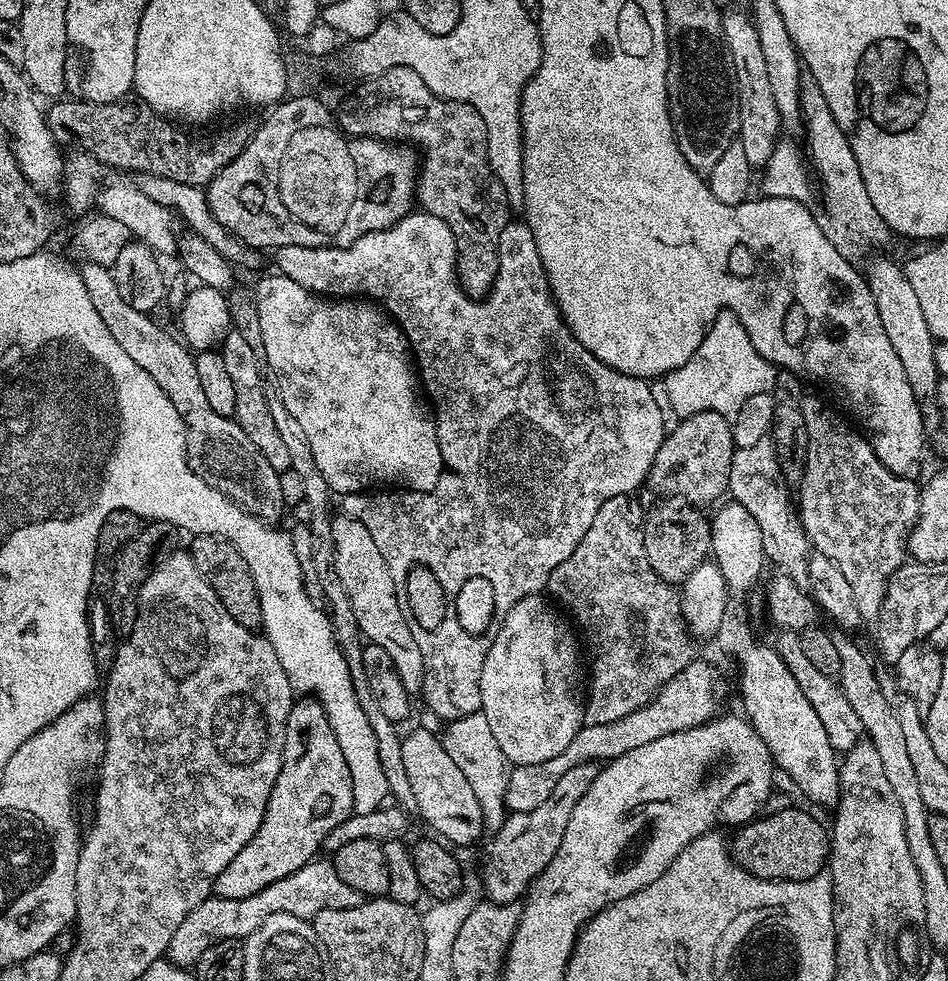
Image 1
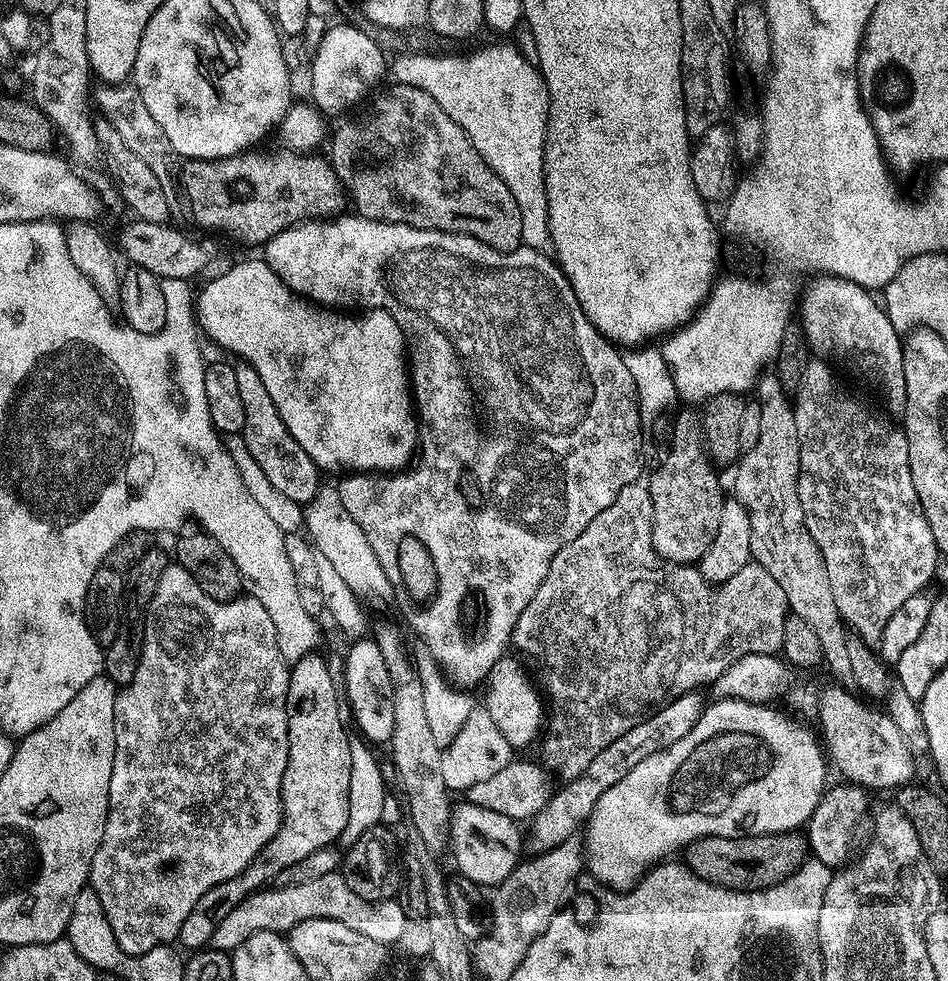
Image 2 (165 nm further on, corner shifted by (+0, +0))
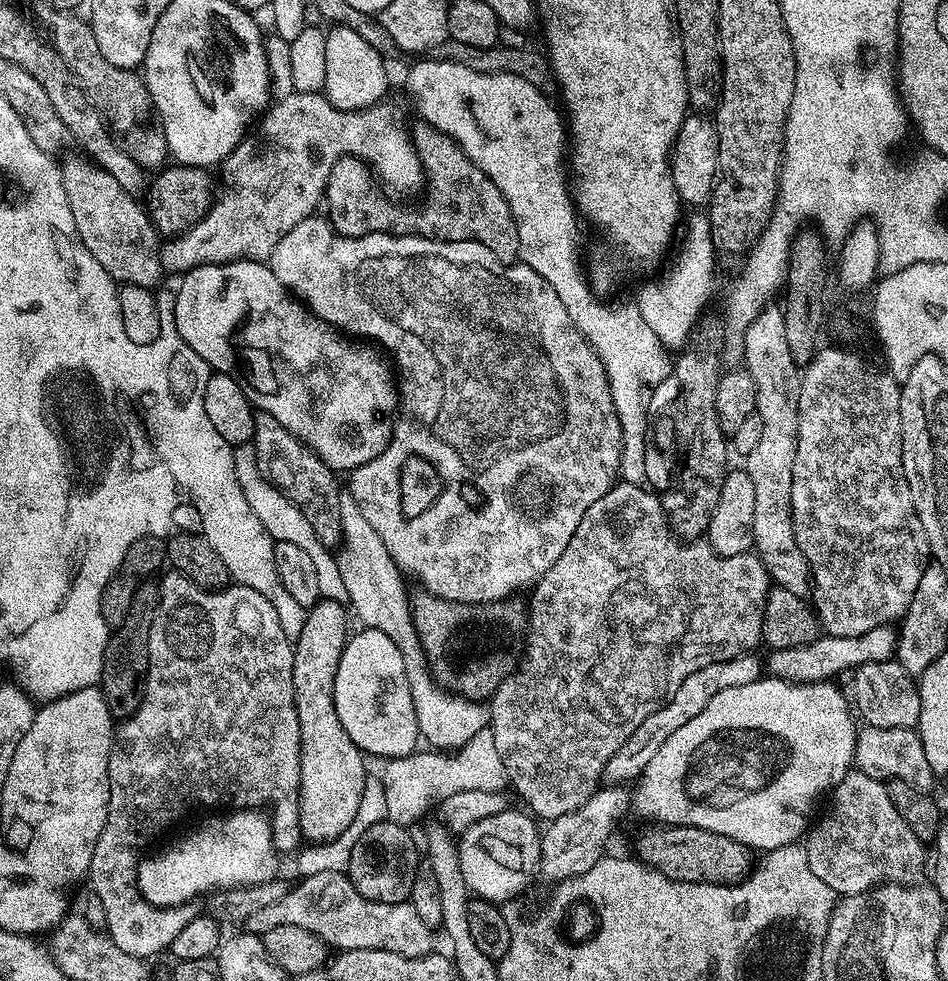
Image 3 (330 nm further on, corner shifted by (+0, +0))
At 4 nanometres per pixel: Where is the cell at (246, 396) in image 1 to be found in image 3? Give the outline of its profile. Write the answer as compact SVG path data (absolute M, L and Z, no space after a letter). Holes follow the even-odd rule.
M256 412L256 429L250 443L256 451L262 478L268 480L306 516L318 542L328 550L335 549L335 544L337 547L341 543L343 534L342 514L339 513L342 484L336 481L339 480L337 473L328 468L326 462L322 462L322 458L318 458L297 436L290 434L290 430L286 430L265 412Z

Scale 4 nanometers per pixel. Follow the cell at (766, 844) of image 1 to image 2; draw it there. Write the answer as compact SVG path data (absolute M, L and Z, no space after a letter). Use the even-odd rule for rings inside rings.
M791 830L734 838L704 836L688 845L682 860L695 876L711 880L722 888L731 888L733 892L758 892L761 888L772 888L789 880L795 872L800 871L809 856L807 835L800 830Z

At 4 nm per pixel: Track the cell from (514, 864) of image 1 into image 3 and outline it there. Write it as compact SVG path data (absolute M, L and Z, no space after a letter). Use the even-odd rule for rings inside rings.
M756 654L735 656L726 662L710 662L710 666L702 666L702 670L694 670L694 674L690 674L690 678L685 678L682 686L678 686L678 690L672 695L668 704L662 706L662 710L654 710L654 714L650 714L650 718L646 718L646 722L642 722L642 726L638 726L638 730L630 734L622 750L618 750L618 754L614 754L614 758L610 758L610 762L606 764L603 779L620 786L628 782L624 780L635 781L643 776L646 766L650 766L650 758L658 754L666 738L670 738L674 730L686 726L690 718L702 714L706 702L710 702L714 694L722 694L722 690L730 690L730 686L747 686L750 682L761 679L761 676L760 660Z

